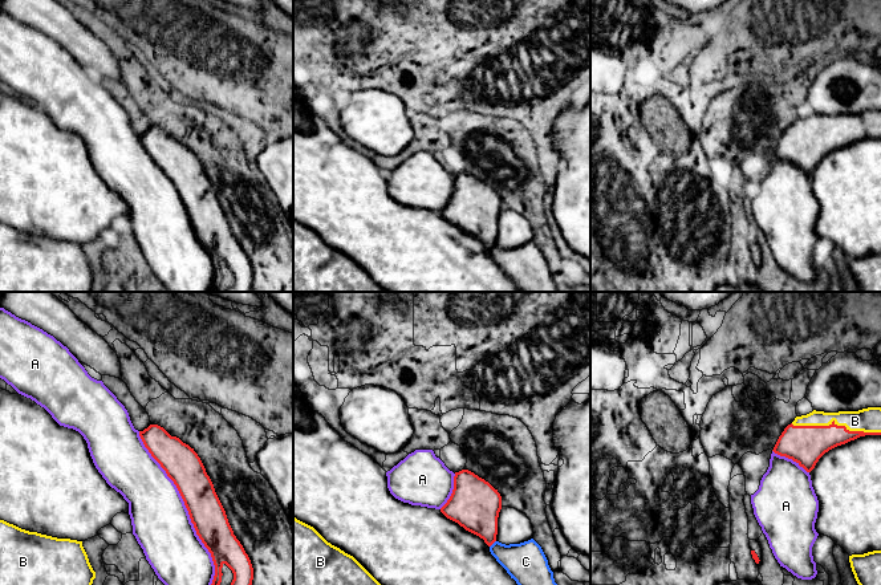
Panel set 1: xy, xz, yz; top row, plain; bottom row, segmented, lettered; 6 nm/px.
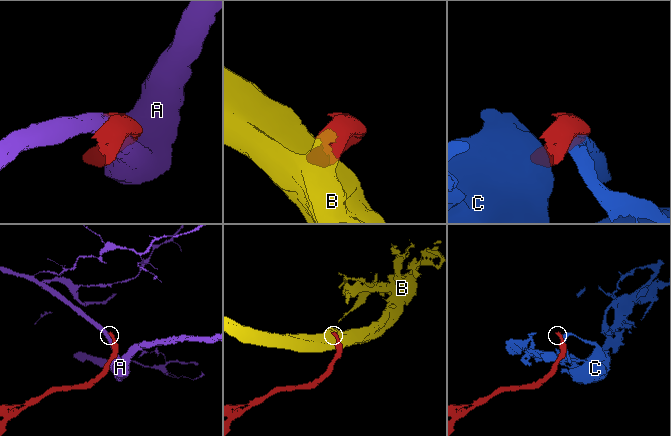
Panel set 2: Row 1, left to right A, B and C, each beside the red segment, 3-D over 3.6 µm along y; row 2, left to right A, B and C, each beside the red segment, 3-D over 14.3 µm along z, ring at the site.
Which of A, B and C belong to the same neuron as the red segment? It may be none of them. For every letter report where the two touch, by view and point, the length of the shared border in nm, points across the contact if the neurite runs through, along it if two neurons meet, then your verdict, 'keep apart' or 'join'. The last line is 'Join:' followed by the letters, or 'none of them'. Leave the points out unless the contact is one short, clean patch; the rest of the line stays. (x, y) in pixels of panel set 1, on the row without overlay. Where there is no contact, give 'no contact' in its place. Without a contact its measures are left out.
A: xy (187, 212) | 1050 nm | keep apart
B: yz (836, 128) | 550 nm | join
C: xz (492, 246) | 60 nm | keep apart
Join: B

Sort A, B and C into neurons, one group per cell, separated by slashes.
A / B / C

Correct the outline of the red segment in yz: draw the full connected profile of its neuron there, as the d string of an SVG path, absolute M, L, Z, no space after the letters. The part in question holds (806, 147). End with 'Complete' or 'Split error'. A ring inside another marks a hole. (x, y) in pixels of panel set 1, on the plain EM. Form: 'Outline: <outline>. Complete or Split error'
Outline: M881 110L839 115L813 113L796 119L772 154L811 175L825 155L865 138L881 138Z. Split error

